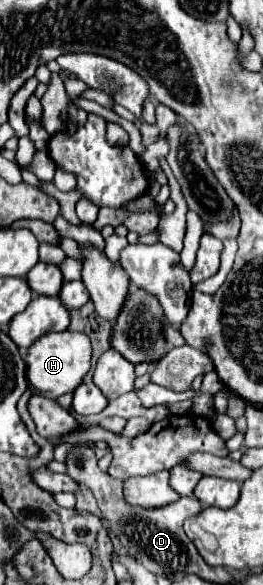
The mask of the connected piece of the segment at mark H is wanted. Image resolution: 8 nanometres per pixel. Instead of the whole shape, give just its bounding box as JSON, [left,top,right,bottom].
[26,331,90,399]

